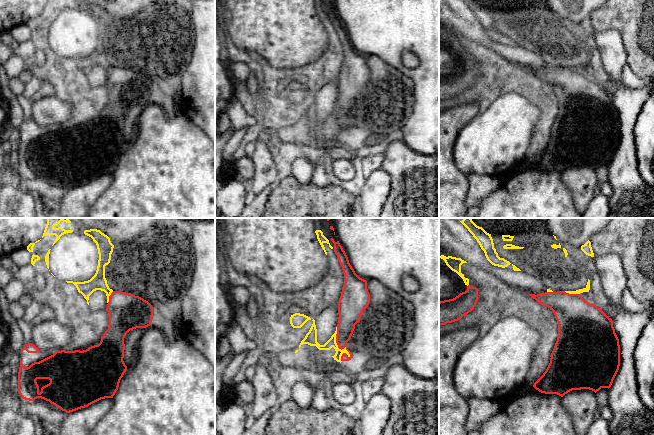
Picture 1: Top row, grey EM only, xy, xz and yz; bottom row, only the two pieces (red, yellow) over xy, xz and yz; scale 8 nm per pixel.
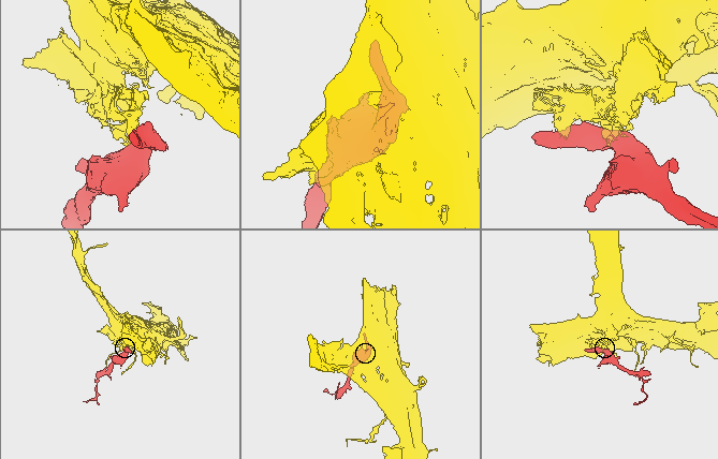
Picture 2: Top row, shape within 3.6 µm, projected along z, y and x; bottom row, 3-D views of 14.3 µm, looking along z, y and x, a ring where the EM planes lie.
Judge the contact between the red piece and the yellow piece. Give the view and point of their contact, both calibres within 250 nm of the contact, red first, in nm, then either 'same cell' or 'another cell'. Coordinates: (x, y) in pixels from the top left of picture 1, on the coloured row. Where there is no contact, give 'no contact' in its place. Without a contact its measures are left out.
xz (340, 348) | 160/100 nm | another cell

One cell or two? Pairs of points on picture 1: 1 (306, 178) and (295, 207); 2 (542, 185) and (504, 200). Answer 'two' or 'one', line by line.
1: two
2: one

